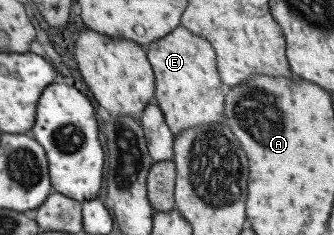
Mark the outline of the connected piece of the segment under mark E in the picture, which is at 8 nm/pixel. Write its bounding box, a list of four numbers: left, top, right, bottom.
[145,25,226,137]

